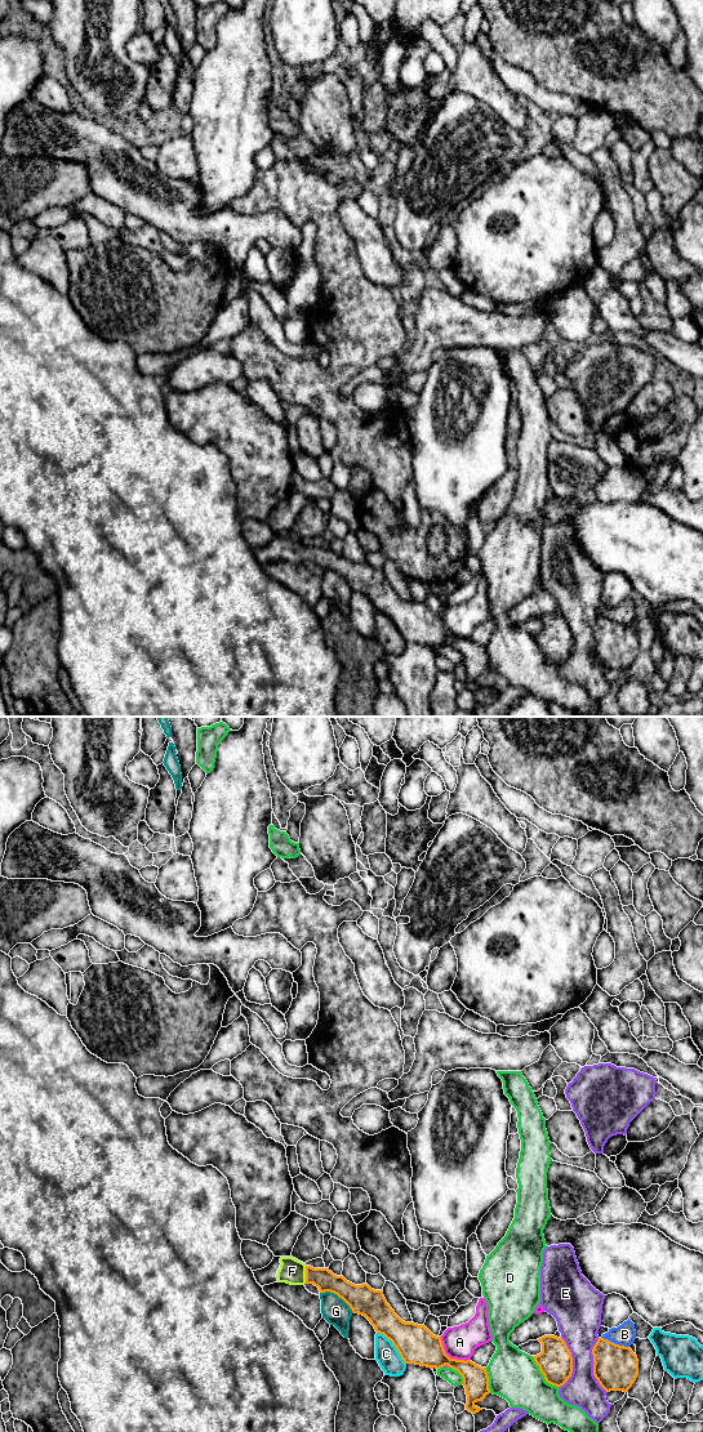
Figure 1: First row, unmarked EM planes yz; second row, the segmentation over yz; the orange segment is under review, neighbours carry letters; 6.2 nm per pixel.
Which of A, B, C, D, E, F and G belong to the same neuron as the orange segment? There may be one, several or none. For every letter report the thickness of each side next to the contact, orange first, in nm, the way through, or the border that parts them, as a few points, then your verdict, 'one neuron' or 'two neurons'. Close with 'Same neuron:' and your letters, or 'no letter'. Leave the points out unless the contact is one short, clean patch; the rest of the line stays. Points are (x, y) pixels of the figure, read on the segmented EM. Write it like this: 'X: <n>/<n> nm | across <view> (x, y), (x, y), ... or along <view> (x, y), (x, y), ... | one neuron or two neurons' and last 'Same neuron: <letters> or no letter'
A: 240/200 nm | two neurons
B: 280/140 nm | two neurons
C: 240/140 nm | two neurons
D: 220/300 nm | two neurons
E: 280/240 nm | two neurons
F: 140/160 nm | one neuron
G: 180/170 nm | along yz (320, 1292), (336, 1293), (354, 1312) | two neurons
Same neuron: F

